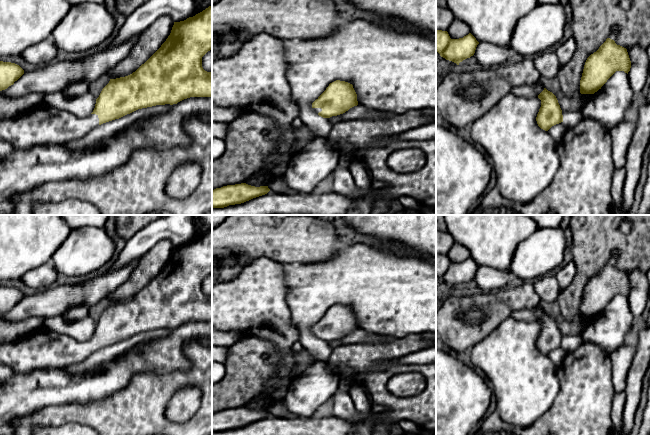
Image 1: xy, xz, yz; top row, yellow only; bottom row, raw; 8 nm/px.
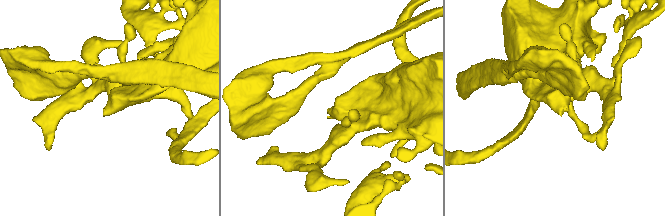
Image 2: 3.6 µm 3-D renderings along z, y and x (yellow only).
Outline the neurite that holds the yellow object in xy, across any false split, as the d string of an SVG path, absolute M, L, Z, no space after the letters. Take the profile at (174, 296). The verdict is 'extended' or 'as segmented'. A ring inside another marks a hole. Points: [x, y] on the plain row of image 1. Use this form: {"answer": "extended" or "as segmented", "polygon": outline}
{"answer": "extended", "polygon": "M212 230L184 245L174 246L166 265L144 288L128 300L110 303L96 323L93 336L87 341L76 341L71 336L42 327L18 340L0 343L0 363L19 374L37 369L65 368L84 361L103 347L119 343L138 333L156 329L173 329L190 321L212 321L212 296L207 296L202 291L202 281L210 274L212 274Z"}

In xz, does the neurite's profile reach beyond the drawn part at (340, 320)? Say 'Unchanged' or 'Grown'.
Grown

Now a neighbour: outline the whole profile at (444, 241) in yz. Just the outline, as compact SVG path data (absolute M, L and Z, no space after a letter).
M436 229L436 254L448 255L453 244L454 240L449 232Z

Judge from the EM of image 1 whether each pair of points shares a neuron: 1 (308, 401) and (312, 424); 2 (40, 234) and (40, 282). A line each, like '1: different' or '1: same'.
1: different
2: different

